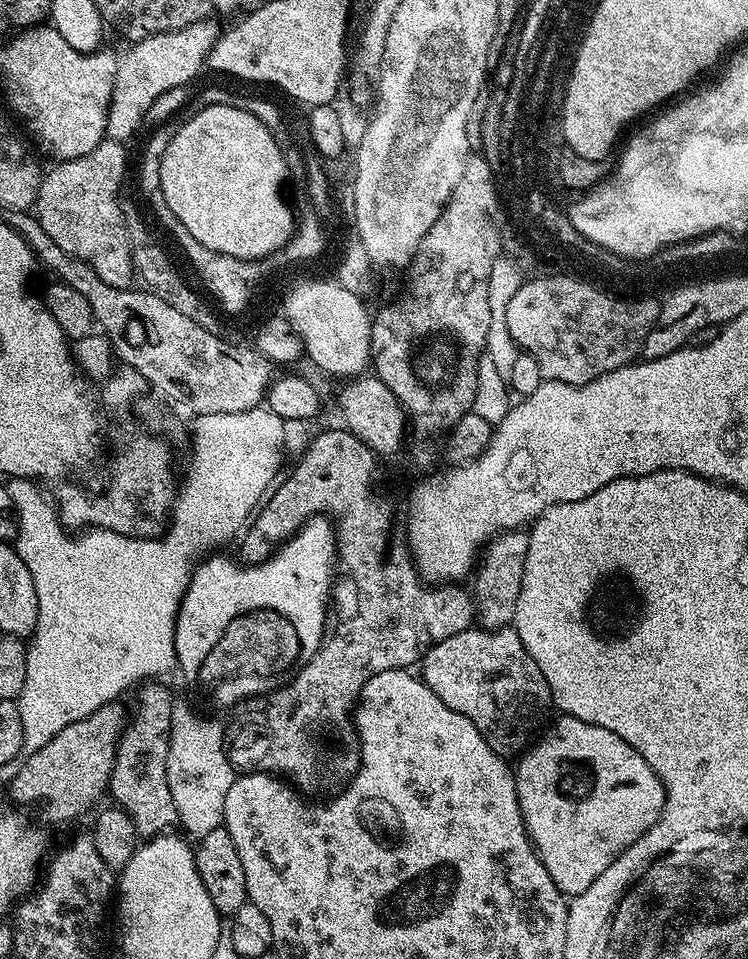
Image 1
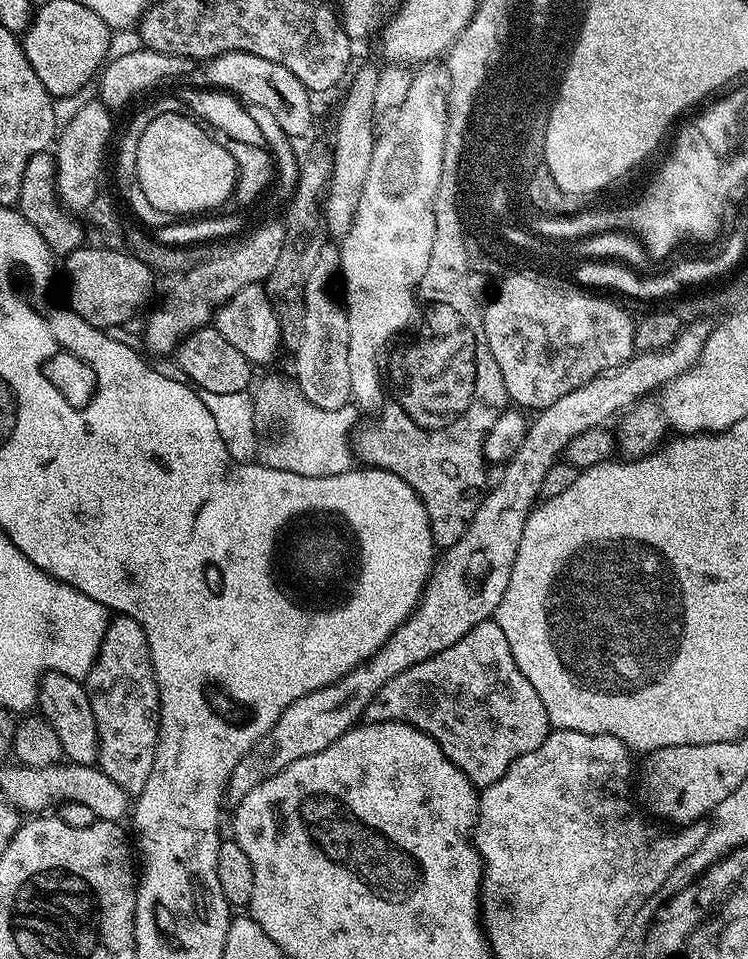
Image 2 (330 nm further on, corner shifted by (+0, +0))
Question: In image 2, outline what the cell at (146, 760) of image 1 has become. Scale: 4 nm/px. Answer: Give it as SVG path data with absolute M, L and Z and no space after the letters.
M117 615L109 619L108 629L102 638L102 646L83 685L90 698L90 710L94 710L94 722L98 726L100 739L98 767L106 774L106 778L118 782L118 786L122 786L122 790L126 790L129 797L135 798L146 786L146 778L150 778L150 770L154 770L154 754L160 737L160 691L156 685L156 675L146 634L142 626L134 622L134 618Z

